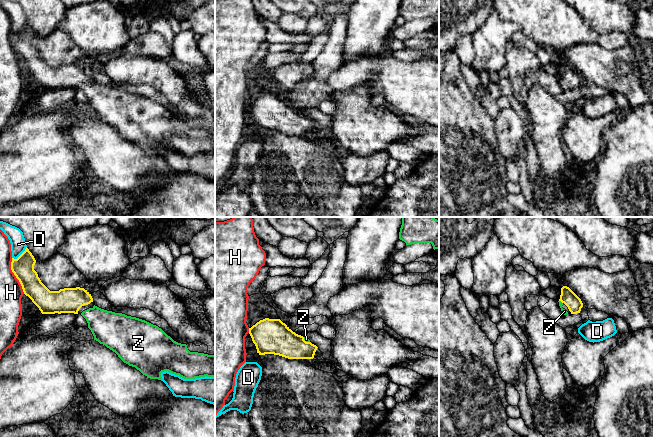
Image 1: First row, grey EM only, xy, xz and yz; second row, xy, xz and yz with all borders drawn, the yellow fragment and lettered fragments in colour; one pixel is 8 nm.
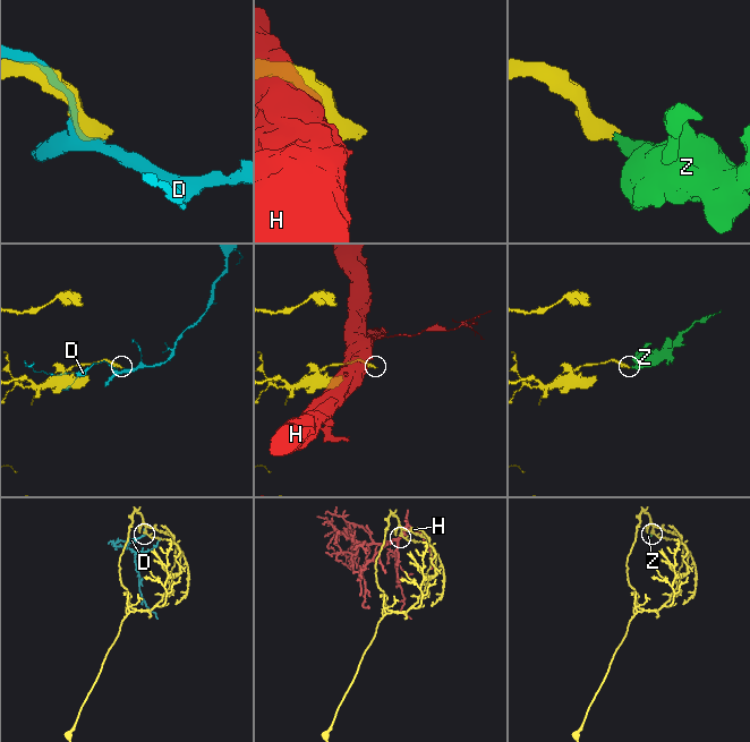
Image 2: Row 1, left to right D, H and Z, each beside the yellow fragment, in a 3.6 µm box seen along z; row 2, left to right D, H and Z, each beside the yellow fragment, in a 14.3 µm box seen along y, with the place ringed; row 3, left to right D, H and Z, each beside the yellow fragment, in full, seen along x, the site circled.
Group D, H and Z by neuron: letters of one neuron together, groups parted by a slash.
D / H / Z

